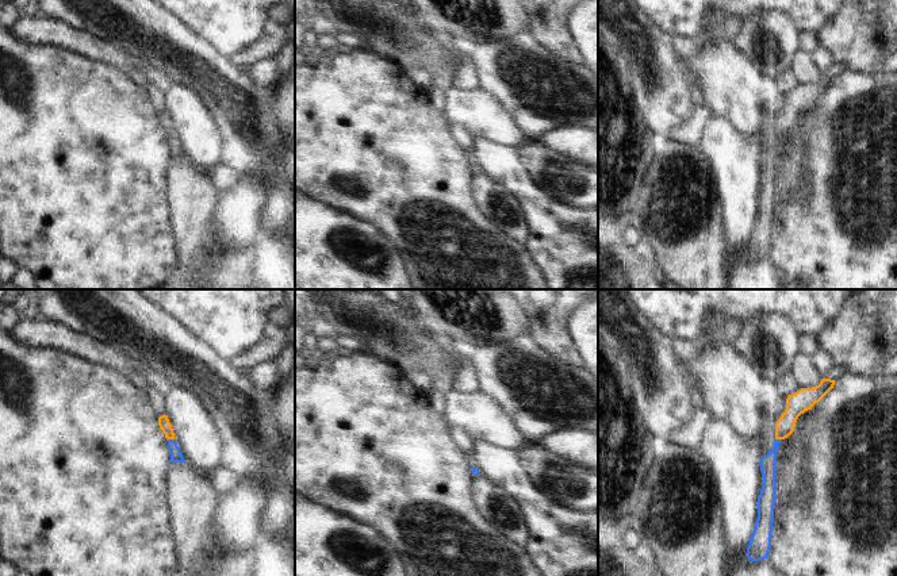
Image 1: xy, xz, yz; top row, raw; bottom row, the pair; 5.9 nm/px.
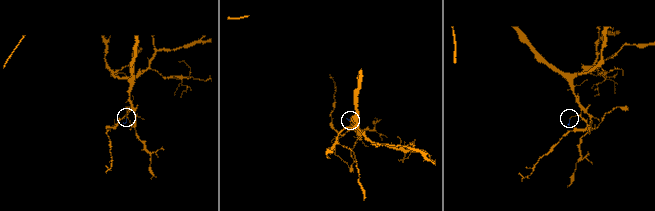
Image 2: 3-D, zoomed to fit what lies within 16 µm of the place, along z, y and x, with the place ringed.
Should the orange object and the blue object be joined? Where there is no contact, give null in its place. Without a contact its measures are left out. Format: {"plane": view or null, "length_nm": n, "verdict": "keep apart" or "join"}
{"plane": "xy", "length_nm": 40, "verdict": "join"}

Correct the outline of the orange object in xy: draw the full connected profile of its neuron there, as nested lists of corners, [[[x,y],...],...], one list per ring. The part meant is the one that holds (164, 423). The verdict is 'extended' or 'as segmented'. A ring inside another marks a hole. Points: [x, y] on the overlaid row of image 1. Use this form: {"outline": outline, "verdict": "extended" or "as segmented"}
{"outline": [[[165,414],[158,418],[158,426],[165,434],[165,437],[168,438],[168,449],[170,454],[169,464],[170,462],[185,462],[180,452],[180,448],[177,446],[175,441],[175,433],[173,433],[172,425]]], "verdict": "extended"}

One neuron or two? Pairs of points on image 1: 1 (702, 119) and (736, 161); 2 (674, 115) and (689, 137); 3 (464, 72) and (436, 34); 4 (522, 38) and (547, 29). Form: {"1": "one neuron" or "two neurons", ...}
{"1": "two neurons", "2": "two neurons", "3": "one neuron", "4": "two neurons"}

